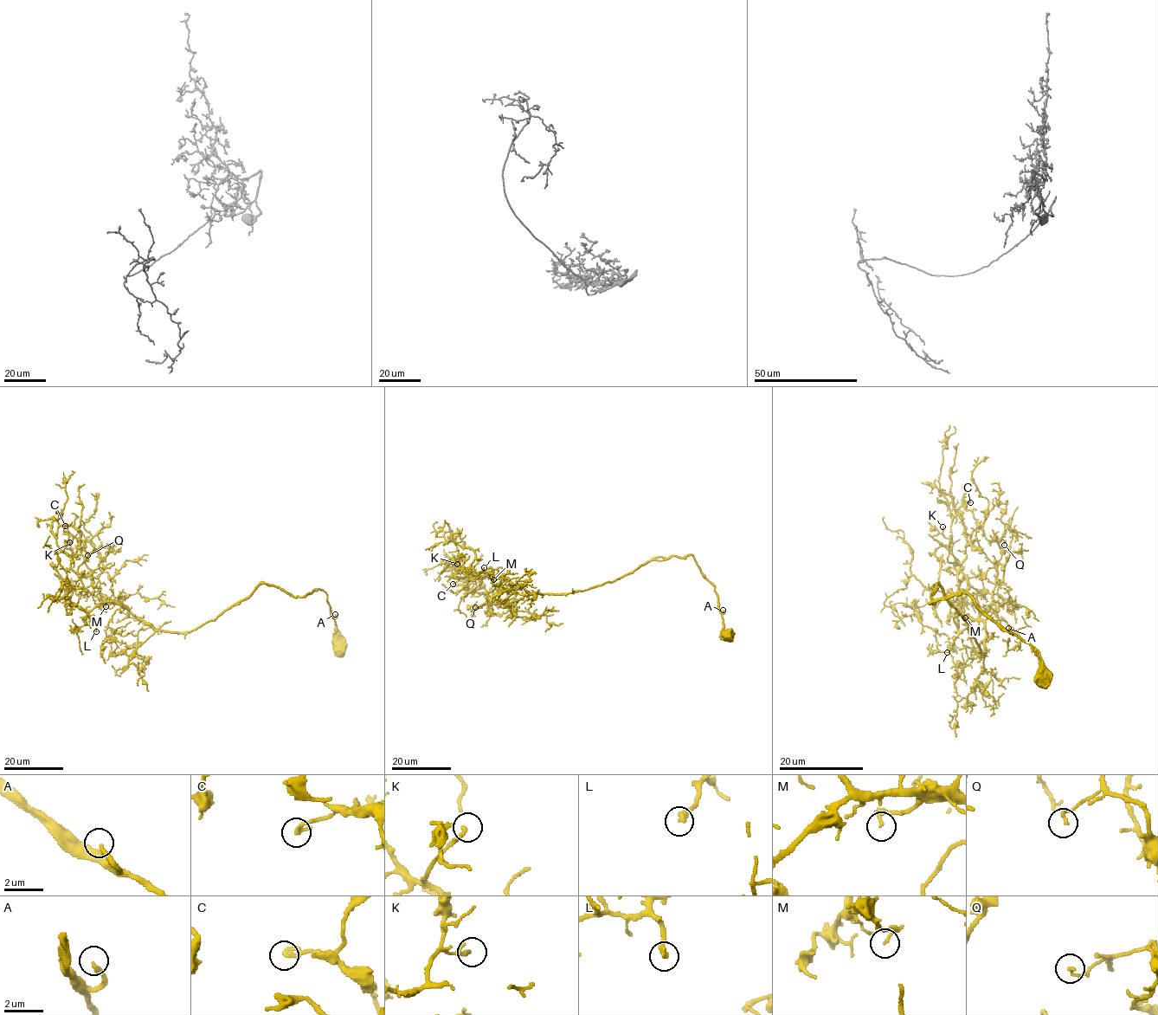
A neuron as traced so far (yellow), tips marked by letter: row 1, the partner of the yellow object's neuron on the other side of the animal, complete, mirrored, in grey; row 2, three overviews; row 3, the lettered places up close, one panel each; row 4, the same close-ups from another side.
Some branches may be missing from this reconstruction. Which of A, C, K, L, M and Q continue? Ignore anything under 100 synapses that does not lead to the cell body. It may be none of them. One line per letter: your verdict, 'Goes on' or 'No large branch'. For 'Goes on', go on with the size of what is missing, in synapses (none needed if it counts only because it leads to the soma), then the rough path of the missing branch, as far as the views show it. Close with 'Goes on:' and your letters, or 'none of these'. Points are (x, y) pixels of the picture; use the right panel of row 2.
A: Goes on. Roughly 300 synapses
C: No large branch
K: No large branch
L: Goes on. Roughly 140 synapses. Course of what is missing: (947, 652), (933, 670), (918, 666), (911, 672), (890, 652)
M: Goes on. Roughly 130 synapses. Course of what is missing: (965, 617), (968, 615), (972, 618), (972, 643), (992, 657), (1008, 647), (1009, 638)
Q: No large branch
Goes on: A, L, M

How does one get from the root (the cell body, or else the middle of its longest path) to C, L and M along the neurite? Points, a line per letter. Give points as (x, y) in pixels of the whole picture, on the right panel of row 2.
C: (1044, 676), (1039, 654), (968, 594), (930, 604), (937, 585), (985, 653), (985, 624), (957, 610), (970, 502)
L: (1044, 676), (1039, 654), (968, 594), (930, 604), (937, 585), (984, 654), (986, 628), (956, 610), (947, 652)
M: (1044, 676), (1039, 654), (968, 594), (930, 604), (937, 585), (984, 654), (985, 624), (965, 617)

